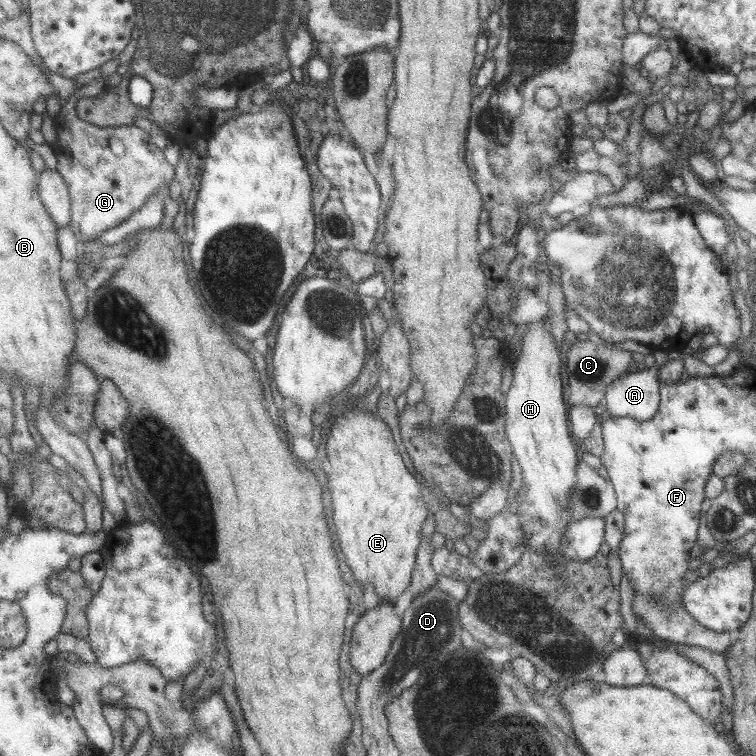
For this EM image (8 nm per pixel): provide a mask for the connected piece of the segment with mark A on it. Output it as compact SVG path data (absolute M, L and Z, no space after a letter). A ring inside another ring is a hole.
M656 364L641 372L632 369L612 380L602 398L609 414L638 421L650 420L659 406L658 369Z

